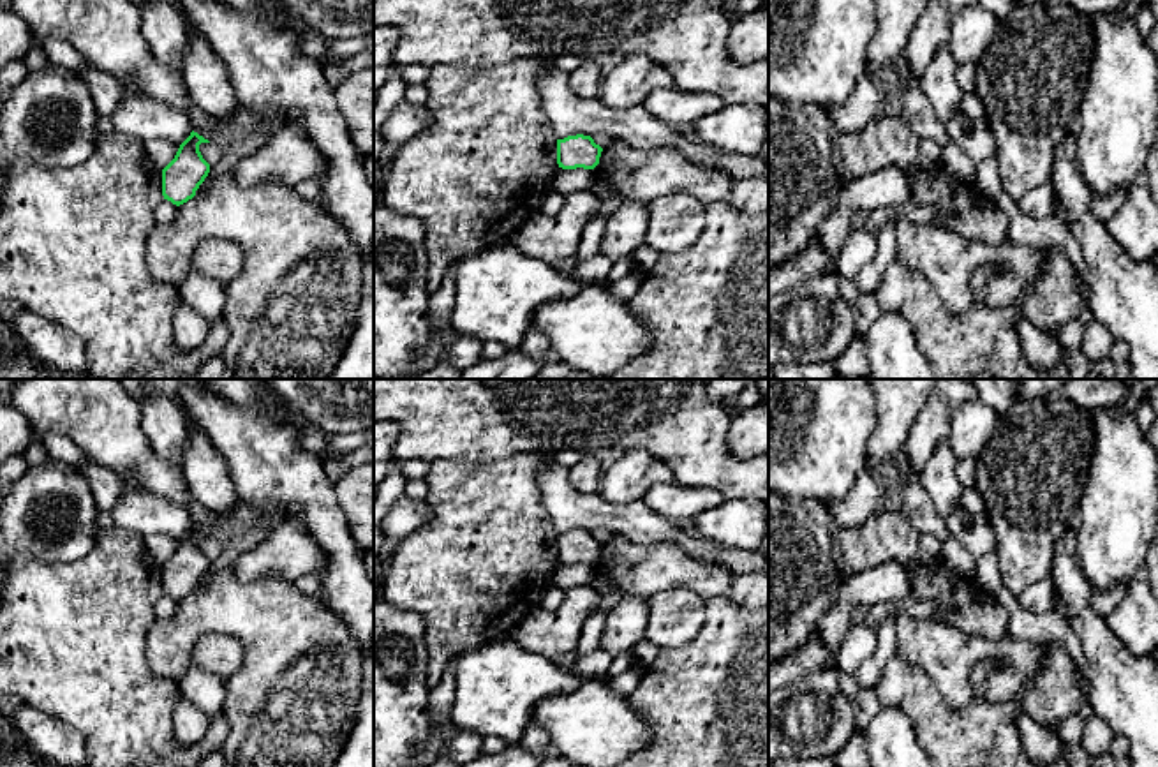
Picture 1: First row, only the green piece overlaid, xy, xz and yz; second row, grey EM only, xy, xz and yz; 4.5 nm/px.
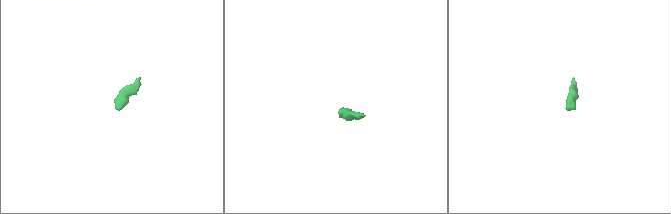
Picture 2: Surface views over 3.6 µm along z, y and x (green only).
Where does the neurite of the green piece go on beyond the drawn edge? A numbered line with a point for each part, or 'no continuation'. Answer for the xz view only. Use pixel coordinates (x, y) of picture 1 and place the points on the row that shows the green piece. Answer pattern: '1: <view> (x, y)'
no continuation

